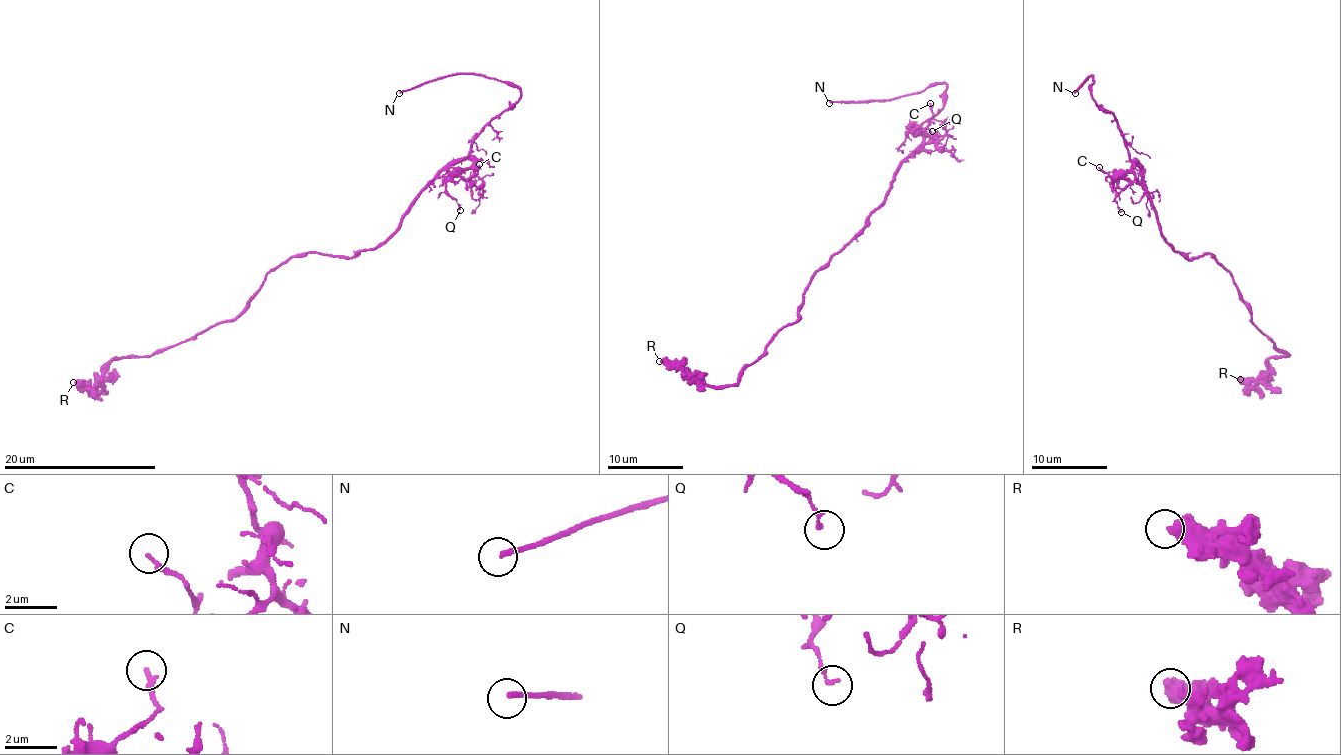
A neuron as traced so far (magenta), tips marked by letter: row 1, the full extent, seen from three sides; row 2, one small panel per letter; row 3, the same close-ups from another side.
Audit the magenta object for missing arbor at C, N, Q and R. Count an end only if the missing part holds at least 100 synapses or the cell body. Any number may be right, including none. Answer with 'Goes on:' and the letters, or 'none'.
Goes on: N

